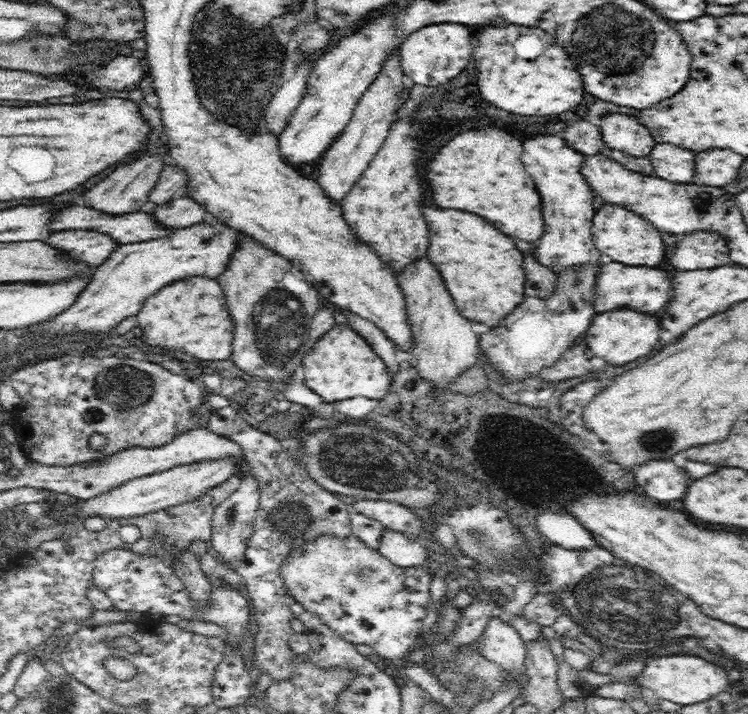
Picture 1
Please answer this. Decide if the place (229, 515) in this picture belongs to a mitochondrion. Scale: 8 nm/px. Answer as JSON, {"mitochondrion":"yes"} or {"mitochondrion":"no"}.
{"mitochondrion":"yes"}

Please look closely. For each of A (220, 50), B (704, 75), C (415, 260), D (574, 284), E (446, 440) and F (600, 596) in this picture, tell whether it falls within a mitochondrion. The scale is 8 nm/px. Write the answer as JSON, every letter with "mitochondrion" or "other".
{"A":"mitochondrion","B":"other","C":"other","D":"mitochondrion","E":"other","F":"mitochondrion"}

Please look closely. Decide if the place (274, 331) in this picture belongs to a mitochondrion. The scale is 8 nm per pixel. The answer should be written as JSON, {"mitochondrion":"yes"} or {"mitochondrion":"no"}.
{"mitochondrion":"yes"}

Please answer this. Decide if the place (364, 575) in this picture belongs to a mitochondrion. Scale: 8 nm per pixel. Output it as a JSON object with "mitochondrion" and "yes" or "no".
{"mitochondrion":"yes"}

